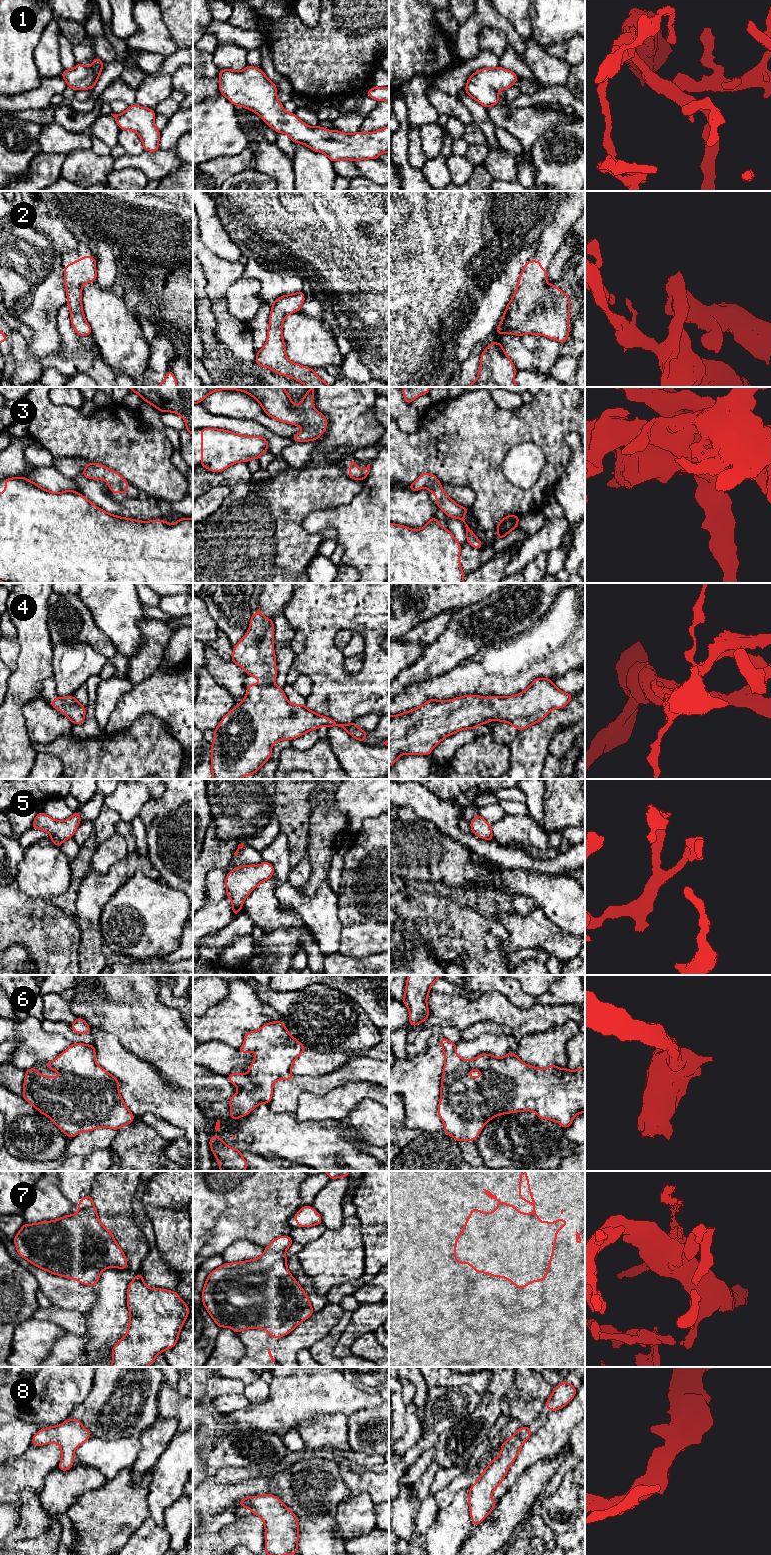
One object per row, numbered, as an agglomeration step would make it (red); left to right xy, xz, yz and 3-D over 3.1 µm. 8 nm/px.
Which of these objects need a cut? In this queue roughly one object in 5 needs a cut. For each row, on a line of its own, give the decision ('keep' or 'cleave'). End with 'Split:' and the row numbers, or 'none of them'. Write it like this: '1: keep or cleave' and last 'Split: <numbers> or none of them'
1: keep
2: keep
3: keep
4: keep
5: keep
6: keep
7: cleave
8: keep
Split: 7

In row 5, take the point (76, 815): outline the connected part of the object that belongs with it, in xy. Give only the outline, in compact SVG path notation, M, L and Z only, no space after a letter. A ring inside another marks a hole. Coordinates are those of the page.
M78 810L66 821L58 821L44 812L39 812L33 820L32 828L48 832L51 835L49 840L60 847L64 841L73 837L80 822L81 818Z

